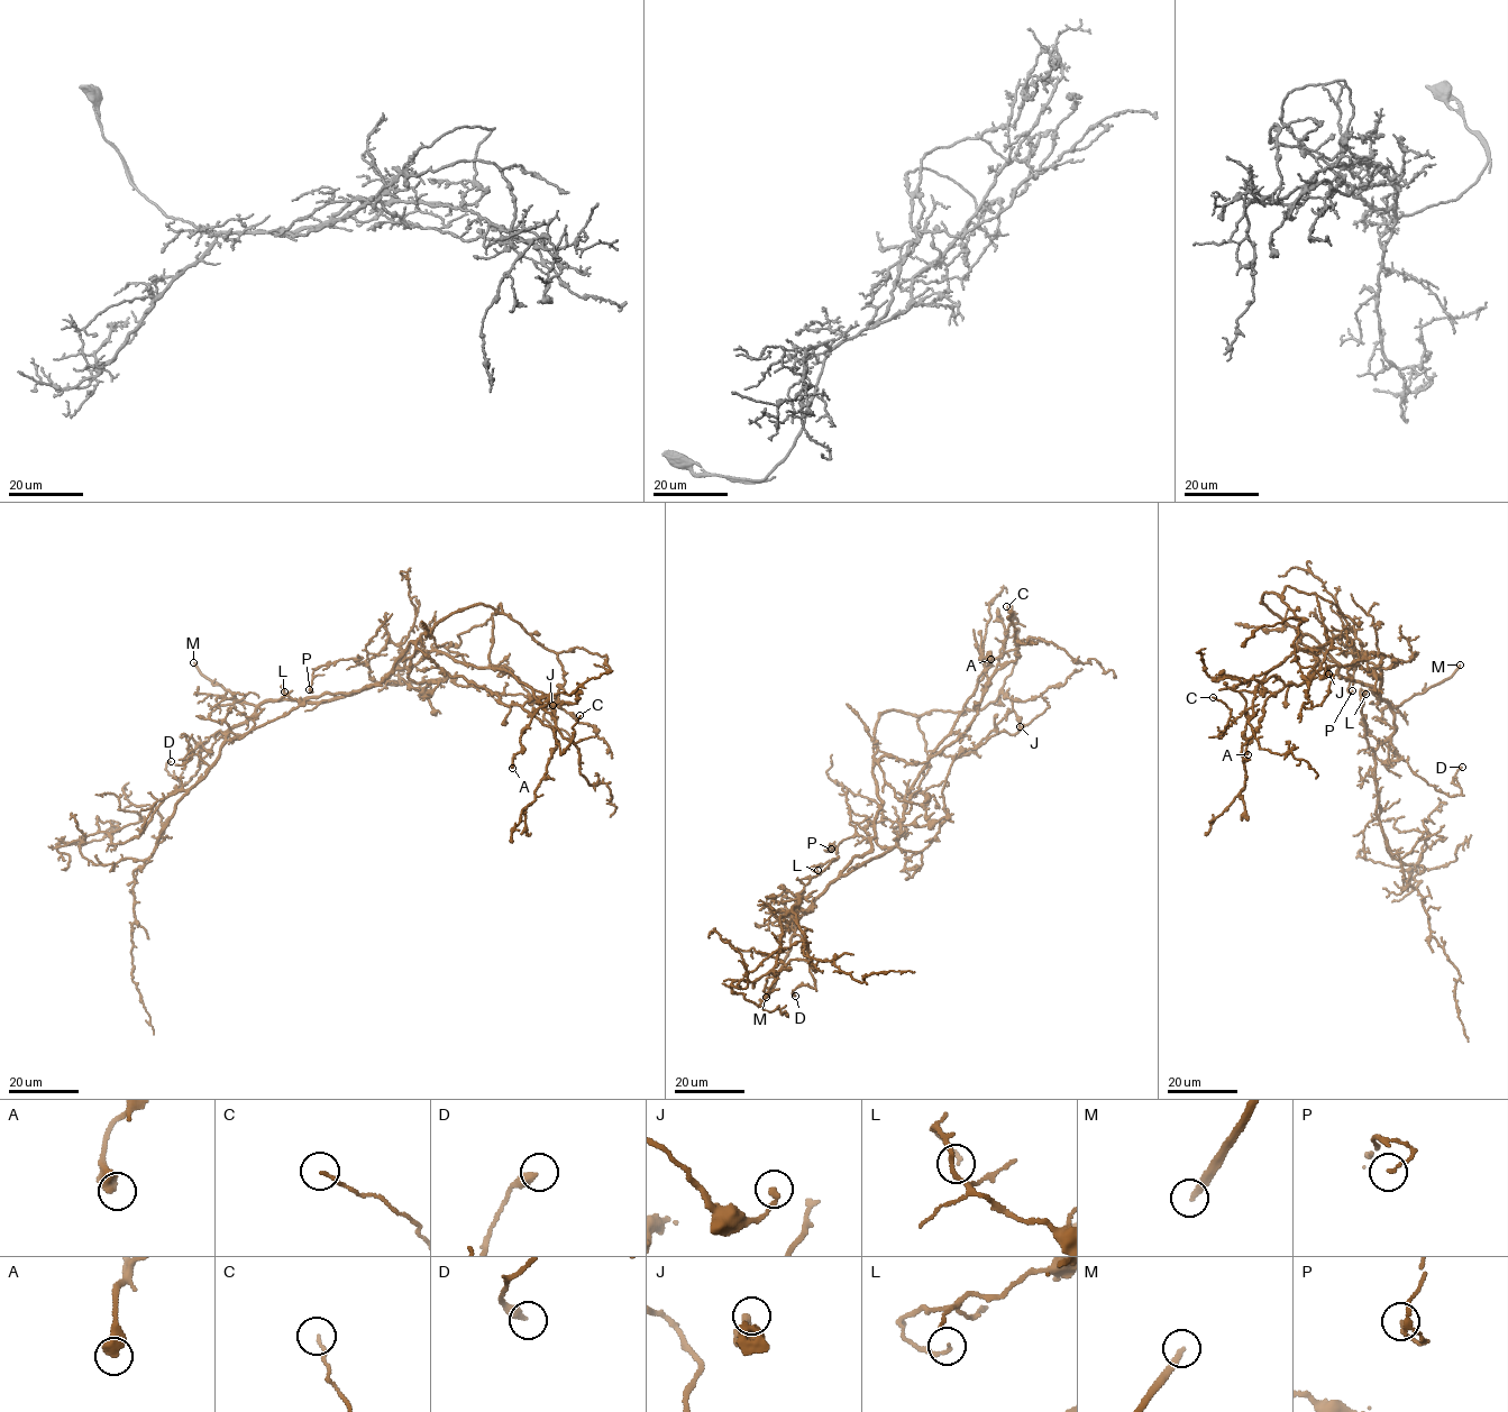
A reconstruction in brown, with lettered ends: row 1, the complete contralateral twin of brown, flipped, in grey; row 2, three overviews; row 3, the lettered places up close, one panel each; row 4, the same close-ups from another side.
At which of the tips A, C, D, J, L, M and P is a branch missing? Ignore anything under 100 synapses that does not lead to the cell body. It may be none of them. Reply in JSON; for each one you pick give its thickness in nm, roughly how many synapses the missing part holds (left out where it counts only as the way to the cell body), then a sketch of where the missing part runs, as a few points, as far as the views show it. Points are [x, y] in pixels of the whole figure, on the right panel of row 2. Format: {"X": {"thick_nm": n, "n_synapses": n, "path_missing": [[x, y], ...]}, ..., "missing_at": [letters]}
{"M": {"thick_nm": 240, "path_missing": [[1460, 665], [1465, 647], [1460, 624], [1411, 578]]}, "missing_at": ["M"]}

